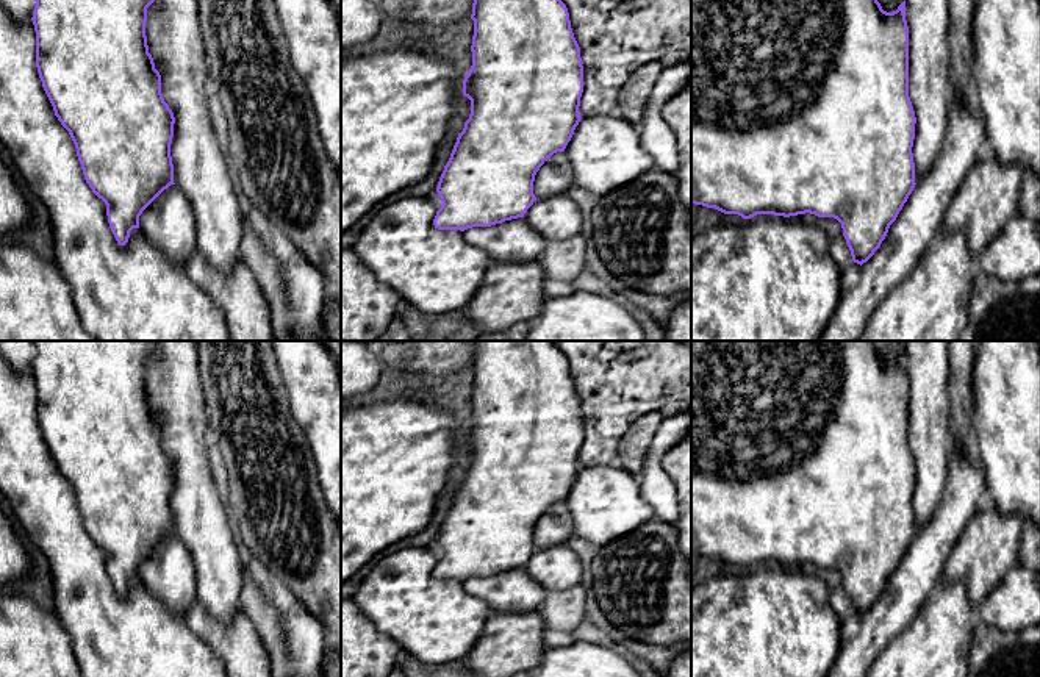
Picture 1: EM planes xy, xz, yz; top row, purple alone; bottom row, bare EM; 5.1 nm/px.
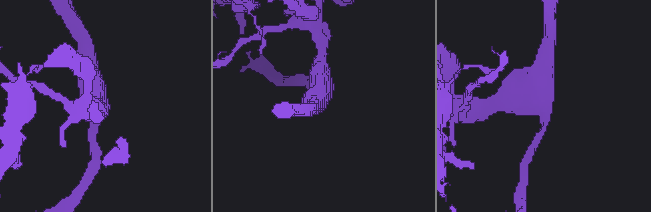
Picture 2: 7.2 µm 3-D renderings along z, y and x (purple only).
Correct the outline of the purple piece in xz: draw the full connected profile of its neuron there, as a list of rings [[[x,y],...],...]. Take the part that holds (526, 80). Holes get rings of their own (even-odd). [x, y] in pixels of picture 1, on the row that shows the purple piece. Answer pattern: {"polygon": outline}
{"polygon": [[[474,0],[471,19],[472,66],[463,80],[471,114],[438,181],[436,192],[443,202],[433,219],[438,230],[464,231],[524,217],[536,200],[536,172],[554,153],[565,152],[582,119],[579,106],[585,83],[580,47],[561,0]]]}

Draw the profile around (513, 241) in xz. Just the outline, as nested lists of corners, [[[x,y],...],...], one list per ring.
[[[524,217],[491,227],[472,227],[463,231],[464,239],[485,250],[493,263],[538,261],[547,241]]]

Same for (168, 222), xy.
[[[170,184],[139,216],[142,235],[174,266],[185,267],[195,249],[195,217],[188,197]]]

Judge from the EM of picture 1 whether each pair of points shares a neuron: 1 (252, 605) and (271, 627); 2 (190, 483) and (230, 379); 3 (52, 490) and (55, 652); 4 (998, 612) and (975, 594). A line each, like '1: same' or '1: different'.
1: same
2: different
3: different
4: different

